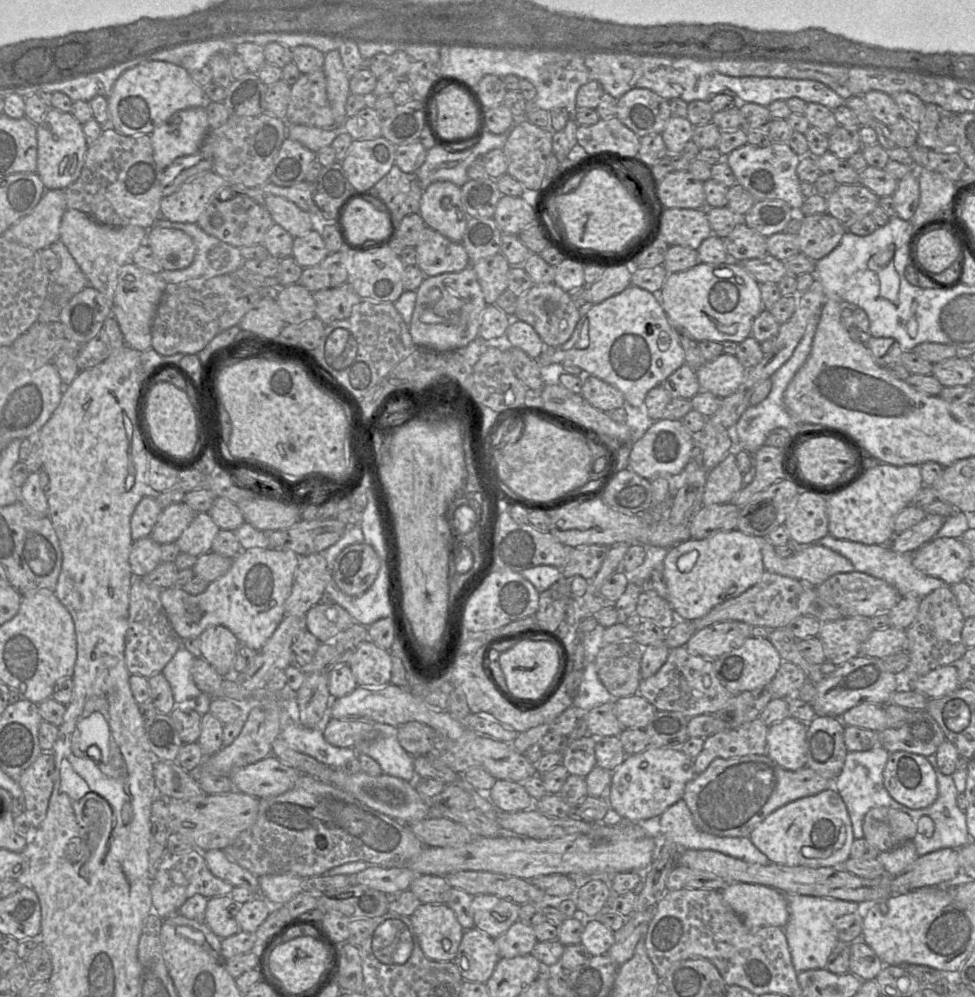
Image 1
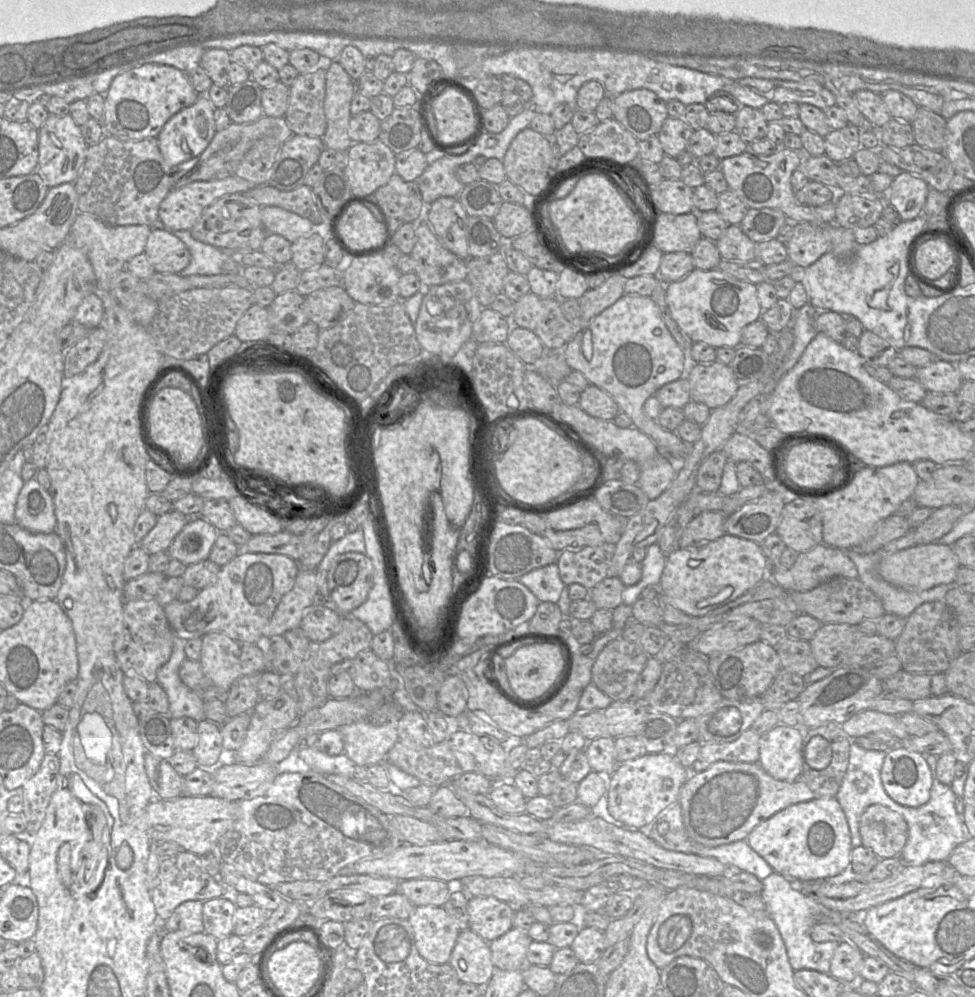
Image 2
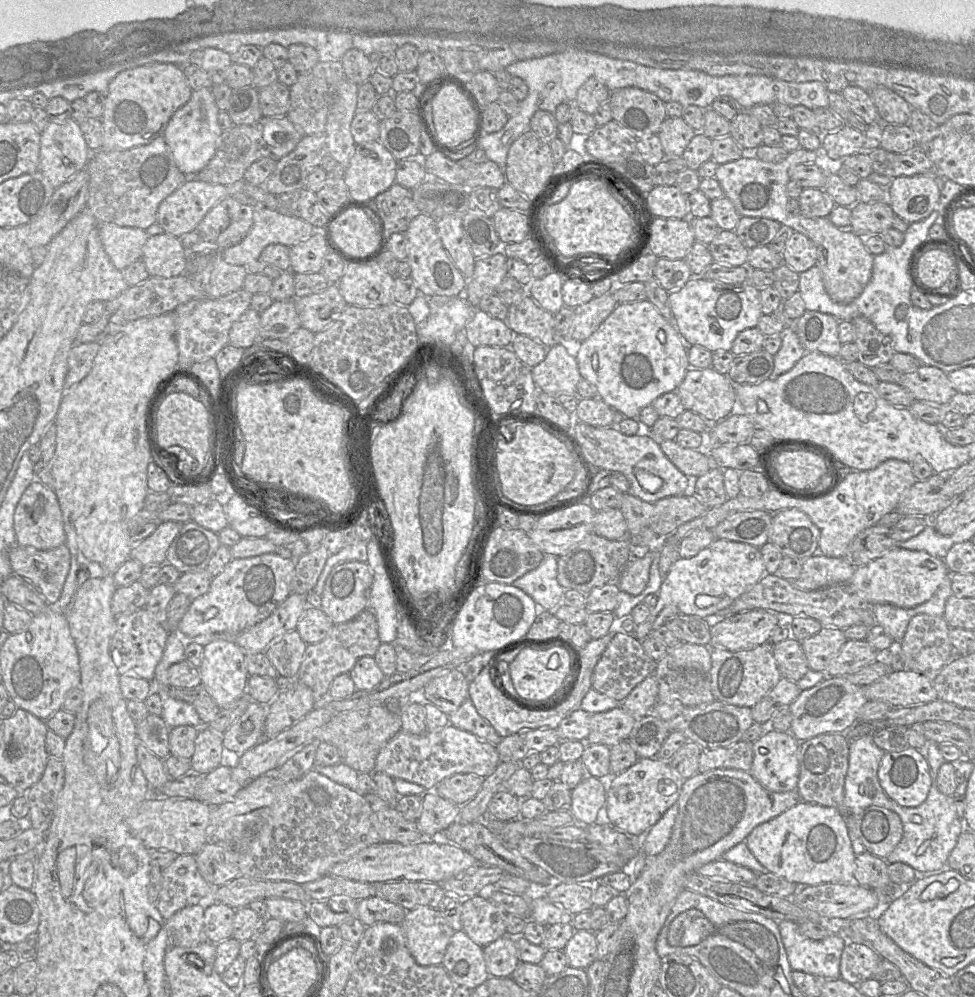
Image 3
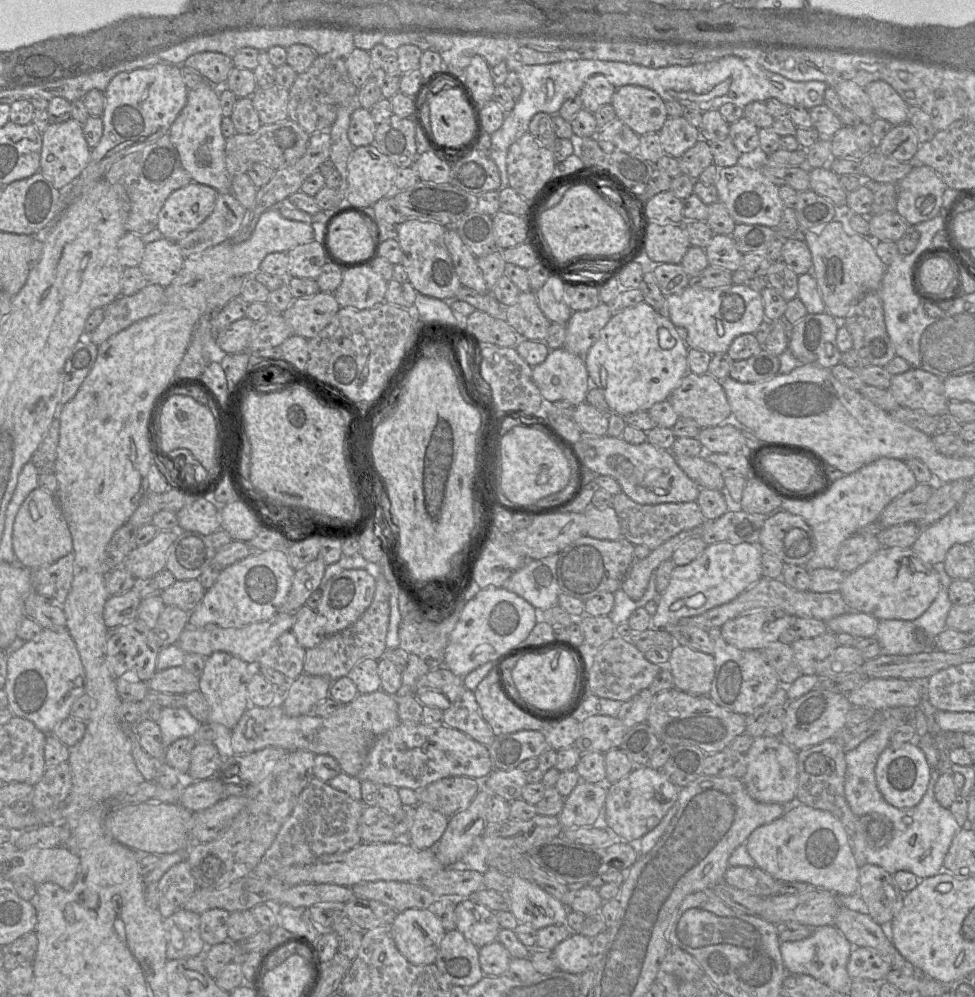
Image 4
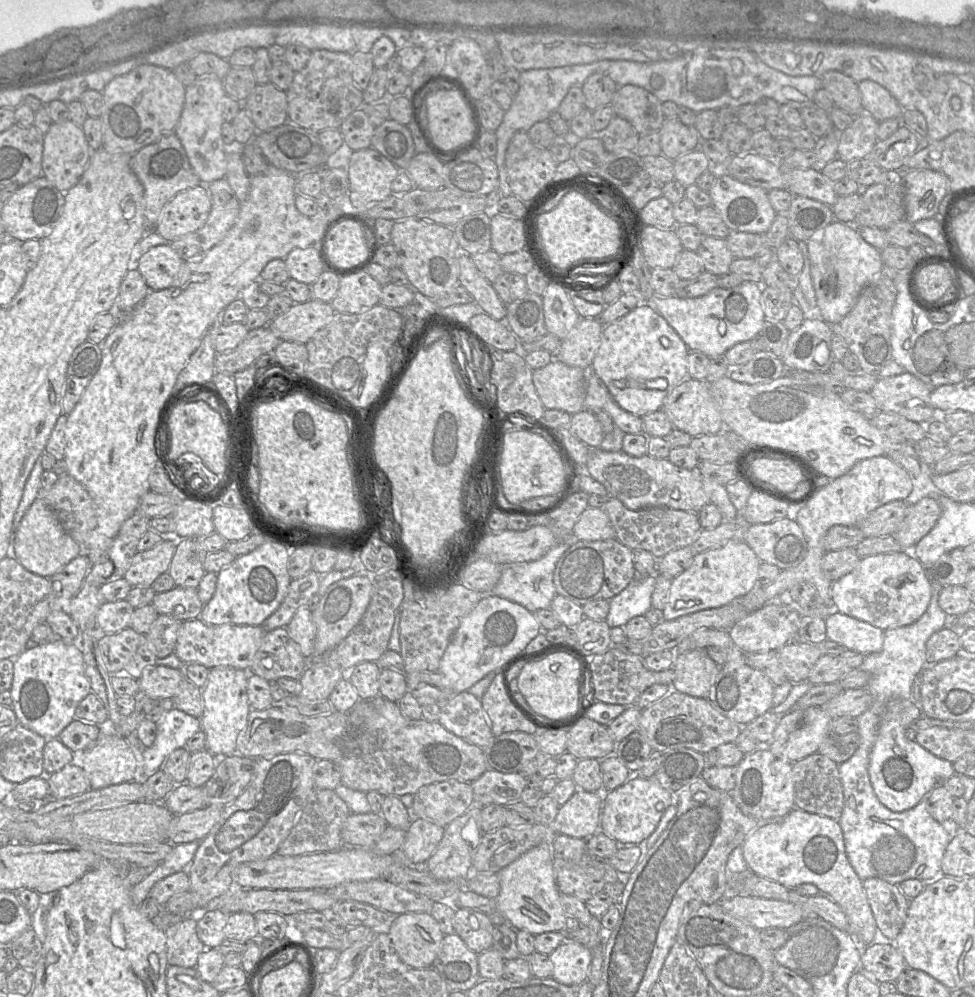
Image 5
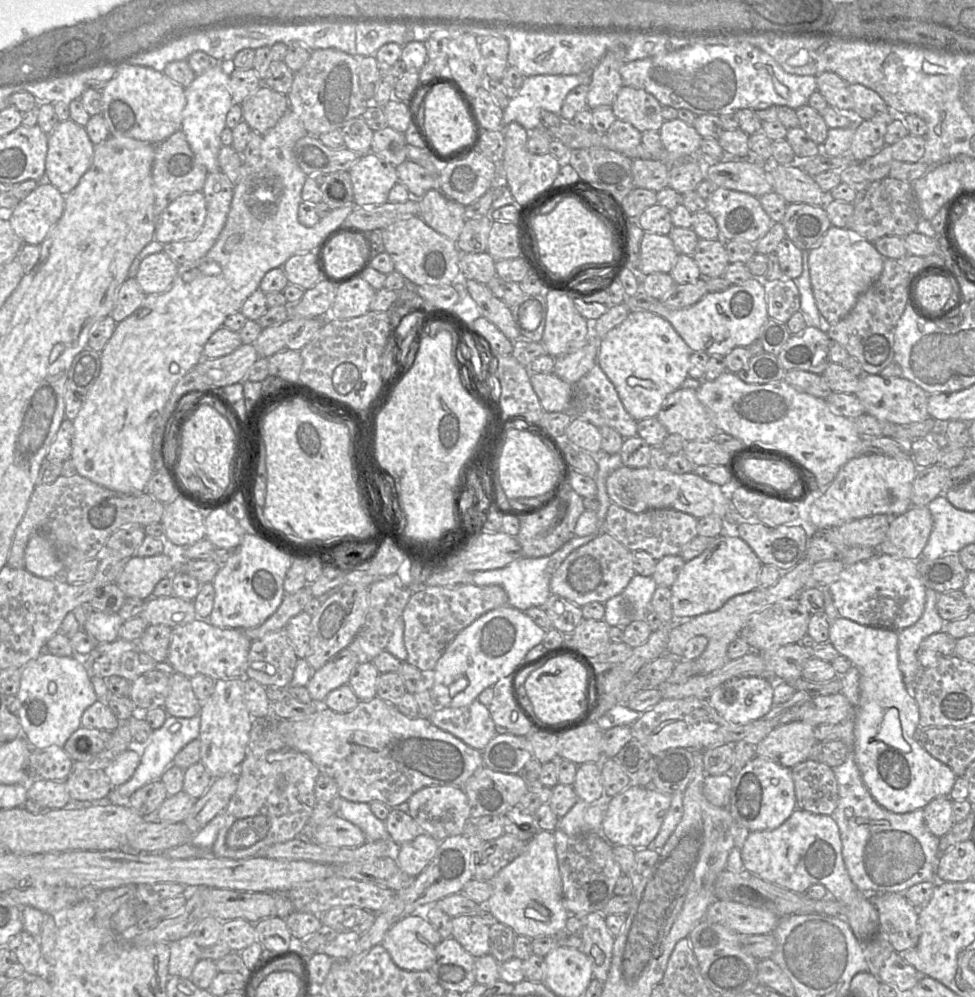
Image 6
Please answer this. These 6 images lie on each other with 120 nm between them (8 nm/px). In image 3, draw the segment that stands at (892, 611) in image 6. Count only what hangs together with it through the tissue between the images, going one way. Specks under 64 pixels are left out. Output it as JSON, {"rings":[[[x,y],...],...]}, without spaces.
{"rings":[[[896,545],[867,565],[856,568],[850,583],[872,605],[891,604],[913,608],[928,601],[949,574],[944,559]]]}

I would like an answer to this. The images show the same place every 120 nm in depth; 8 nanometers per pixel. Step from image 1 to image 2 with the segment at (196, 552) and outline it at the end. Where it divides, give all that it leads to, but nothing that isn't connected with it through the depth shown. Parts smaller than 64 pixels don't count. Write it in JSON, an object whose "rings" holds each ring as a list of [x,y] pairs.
{"rings":[[[189,517],[189,522],[175,537],[167,552],[171,559],[179,560],[186,566],[202,562],[209,558],[218,534],[216,528],[203,517]]]}

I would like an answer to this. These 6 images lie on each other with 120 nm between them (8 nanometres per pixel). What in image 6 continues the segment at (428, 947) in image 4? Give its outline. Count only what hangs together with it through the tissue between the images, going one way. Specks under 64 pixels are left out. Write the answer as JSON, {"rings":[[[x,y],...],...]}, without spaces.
{"rings":[[[423,913],[406,916],[396,922],[386,933],[381,944],[394,964],[405,971],[430,971],[436,960],[436,947],[442,938]]]}

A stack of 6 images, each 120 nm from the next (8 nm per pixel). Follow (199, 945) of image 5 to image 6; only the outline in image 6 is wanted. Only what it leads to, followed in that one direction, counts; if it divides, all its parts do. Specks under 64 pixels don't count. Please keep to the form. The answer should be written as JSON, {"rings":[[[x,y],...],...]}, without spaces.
{"rings":[[[193,933],[169,943],[169,975],[189,979],[195,965],[200,960],[201,948],[196,944]]]}

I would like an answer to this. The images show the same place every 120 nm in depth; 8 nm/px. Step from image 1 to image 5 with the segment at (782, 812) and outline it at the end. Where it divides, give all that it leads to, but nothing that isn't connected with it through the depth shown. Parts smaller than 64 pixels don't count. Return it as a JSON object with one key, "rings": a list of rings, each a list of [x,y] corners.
{"rings":[[[795,807],[781,820],[759,825],[745,839],[742,850],[749,870],[758,876],[788,888],[810,883],[820,892],[830,894],[847,916],[847,932],[862,947],[867,947],[878,939],[878,927],[863,881],[848,860],[839,821]]]}

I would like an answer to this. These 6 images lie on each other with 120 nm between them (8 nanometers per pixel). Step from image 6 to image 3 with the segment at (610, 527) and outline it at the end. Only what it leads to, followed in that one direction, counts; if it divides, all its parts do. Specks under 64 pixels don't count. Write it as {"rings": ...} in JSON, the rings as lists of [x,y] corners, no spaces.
{"rings":[[[624,493],[621,512],[623,513],[629,536],[639,534],[644,528],[650,528],[659,536],[669,536],[682,524],[707,512],[709,507],[694,494],[669,496],[655,502],[646,502],[631,493]]]}

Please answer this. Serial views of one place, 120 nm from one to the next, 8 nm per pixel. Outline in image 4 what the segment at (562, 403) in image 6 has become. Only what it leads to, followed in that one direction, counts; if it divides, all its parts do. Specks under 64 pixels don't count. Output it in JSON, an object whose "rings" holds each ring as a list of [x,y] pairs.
{"rings":[[[564,347],[550,350],[546,359],[532,368],[532,379],[546,404],[567,401],[576,406],[585,402],[586,394],[592,386],[584,356],[571,353]]]}

